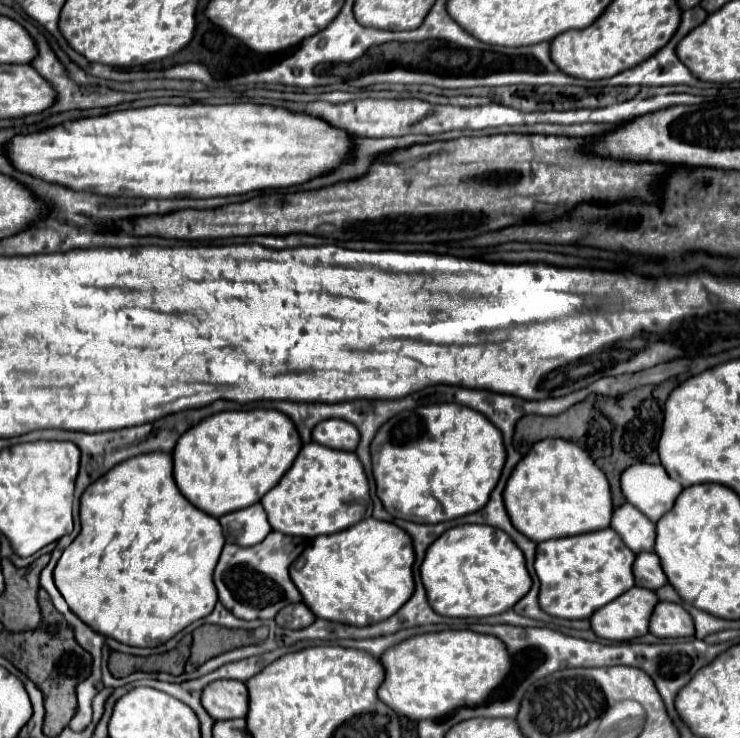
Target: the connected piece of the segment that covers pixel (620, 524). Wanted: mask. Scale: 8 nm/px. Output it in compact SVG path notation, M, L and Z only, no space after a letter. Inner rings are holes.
M625 502L613 512L611 528L617 530L617 534L621 534L621 540L625 542L625 546L629 546L635 554L653 550L655 524L629 502Z

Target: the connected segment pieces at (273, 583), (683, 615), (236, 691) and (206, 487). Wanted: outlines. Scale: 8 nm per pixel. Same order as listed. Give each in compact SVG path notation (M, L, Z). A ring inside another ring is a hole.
M269 532L267 538L255 546L241 548L237 544L225 544L221 558L213 572L213 582L219 592L219 602L243 620L267 620L287 604L301 602L301 594L289 578L289 564L303 552L305 540L287 536L281 532Z
M659 602L649 618L649 632L659 638L689 638L693 620L679 604Z
M215 680L205 686L201 704L213 720L245 718L247 714L247 686L239 680Z
M231 410L203 418L201 424L189 428L173 448L173 478L181 494L199 510L219 518L233 510L241 510L259 502L281 476L289 470L295 456L299 454L301 440L293 422L279 410Z

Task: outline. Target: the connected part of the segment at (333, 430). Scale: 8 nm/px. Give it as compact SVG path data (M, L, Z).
M329 418L325 422L319 422L313 428L311 438L313 438L313 442L323 444L327 448L353 452L359 442L359 432L351 422L345 422L339 418Z

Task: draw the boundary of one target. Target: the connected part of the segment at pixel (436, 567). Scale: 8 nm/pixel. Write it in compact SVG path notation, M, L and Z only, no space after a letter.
M461 524L443 532L425 554L419 568L429 604L437 614L455 618L483 618L509 610L521 600L529 588L531 578L525 568L523 552L515 542L497 528L483 524Z

